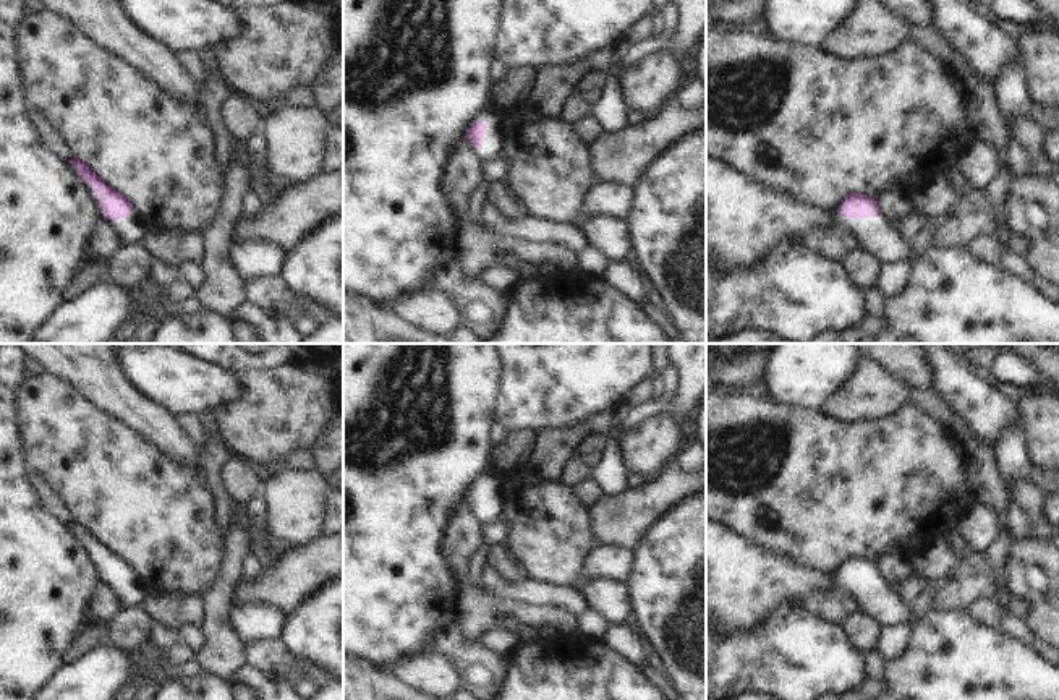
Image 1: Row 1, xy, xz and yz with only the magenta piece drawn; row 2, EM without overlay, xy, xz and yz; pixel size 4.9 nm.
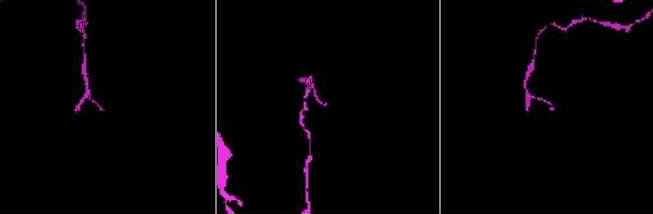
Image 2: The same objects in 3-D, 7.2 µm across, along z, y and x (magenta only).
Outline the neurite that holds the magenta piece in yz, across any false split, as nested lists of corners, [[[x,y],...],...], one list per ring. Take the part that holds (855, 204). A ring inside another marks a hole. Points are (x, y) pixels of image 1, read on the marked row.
[[[848,193],[839,206],[839,225],[852,228],[863,241],[865,248],[878,256],[881,262],[912,262],[923,258],[912,241],[900,232],[891,228],[878,216],[876,199],[861,193]]]

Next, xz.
[[[484,113],[473,122],[465,138],[486,160],[500,159],[507,144],[507,122],[500,115]]]

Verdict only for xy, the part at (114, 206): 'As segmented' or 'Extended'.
Extended.

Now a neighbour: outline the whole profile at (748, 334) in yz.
[[[745,327],[732,334],[719,335],[709,344],[802,344],[802,342],[787,339],[774,331]]]

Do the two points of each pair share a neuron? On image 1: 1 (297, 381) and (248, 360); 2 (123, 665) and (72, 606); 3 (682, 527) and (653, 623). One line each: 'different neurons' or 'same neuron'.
1: different neurons
2: different neurons
3: same neuron

